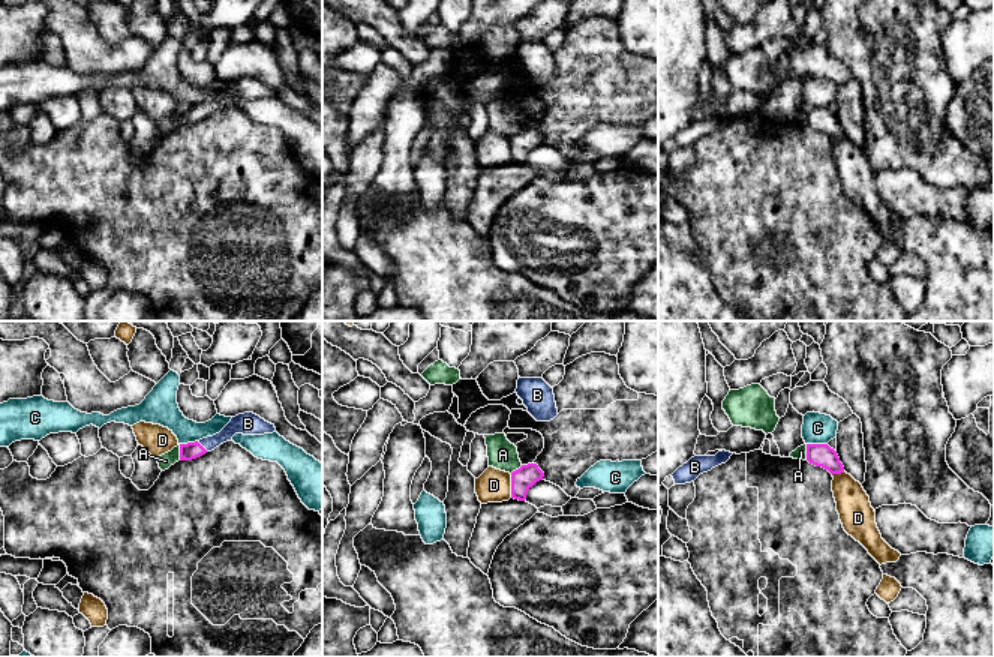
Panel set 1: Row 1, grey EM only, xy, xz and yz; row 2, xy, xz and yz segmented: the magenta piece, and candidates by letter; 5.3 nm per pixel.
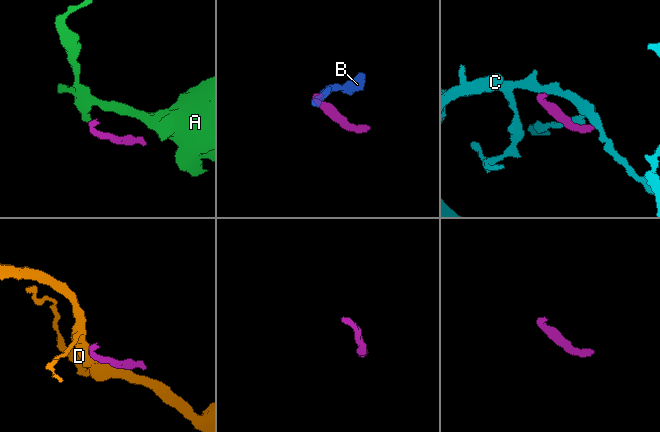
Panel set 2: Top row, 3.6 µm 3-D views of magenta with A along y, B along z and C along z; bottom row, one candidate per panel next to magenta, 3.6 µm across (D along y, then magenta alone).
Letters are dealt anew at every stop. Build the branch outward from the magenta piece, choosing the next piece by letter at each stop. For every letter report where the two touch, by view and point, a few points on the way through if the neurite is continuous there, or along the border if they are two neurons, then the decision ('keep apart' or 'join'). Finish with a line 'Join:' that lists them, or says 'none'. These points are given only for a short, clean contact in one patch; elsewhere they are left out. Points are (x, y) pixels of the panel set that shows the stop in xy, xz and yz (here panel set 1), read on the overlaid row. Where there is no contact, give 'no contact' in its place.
A: contact xy (180, 452); border xy (179, 444), (180, 459); keep apart
B: contact xy (201, 446); way xy (191, 450), (201, 446), (221, 438), (242, 423); join
C: contact yz (817, 444); keep apart
D: contact xz (511, 486); keep apart
Join: B

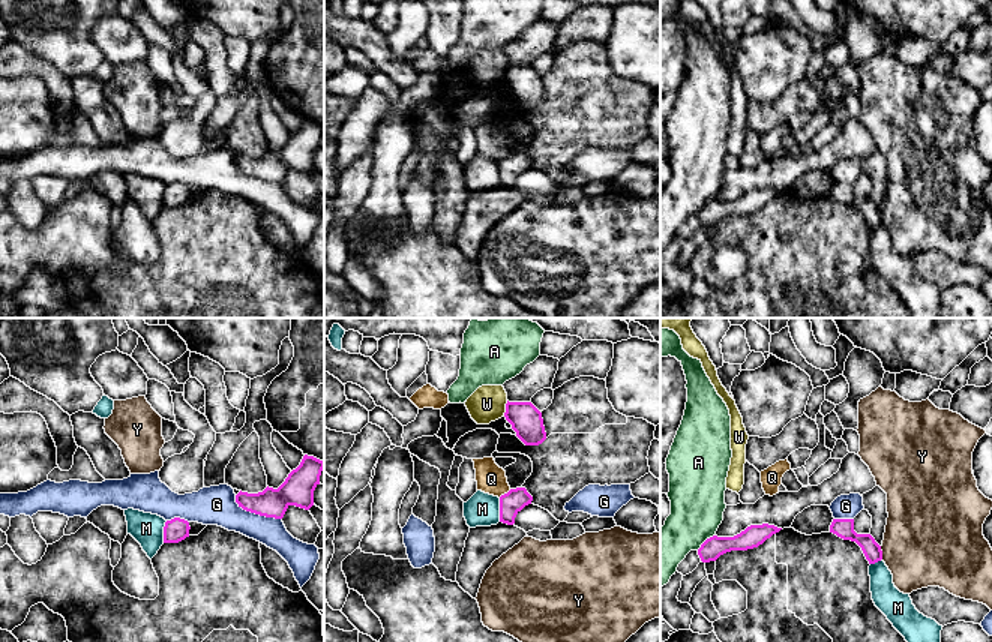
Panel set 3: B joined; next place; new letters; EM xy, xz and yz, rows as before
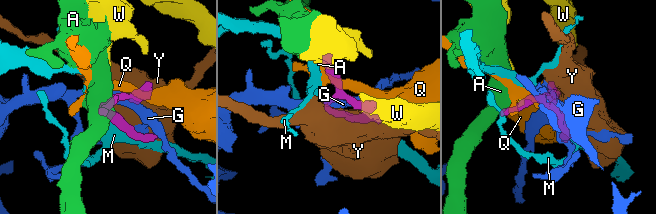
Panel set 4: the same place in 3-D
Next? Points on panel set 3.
A: contact yz (706, 540); border yz (715, 534), (697, 549); keep apart
G: contact xy (255, 513); border xy (234, 495), (234, 500), (243, 509), (281, 519); keep apart
M: contact xz (500, 510); keep apart
Q: contact xz (505, 494); border xz (511, 489), (499, 497); keep apart
W: contact xz (506, 408); border xz (508, 401), (503, 416); keep apart
Y: contact yz (881, 552); keep apart
Join: none

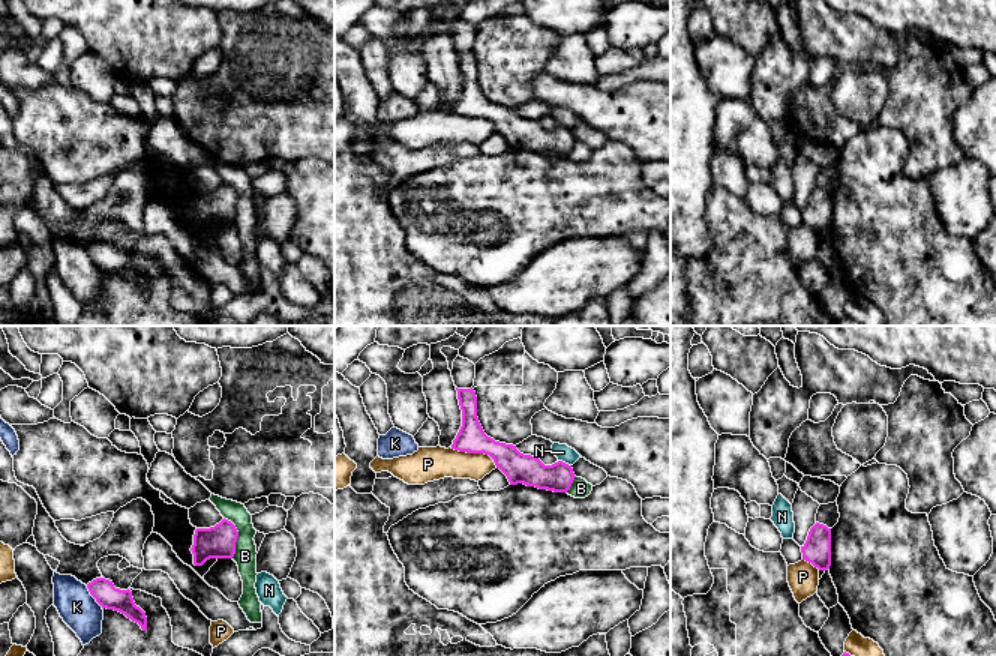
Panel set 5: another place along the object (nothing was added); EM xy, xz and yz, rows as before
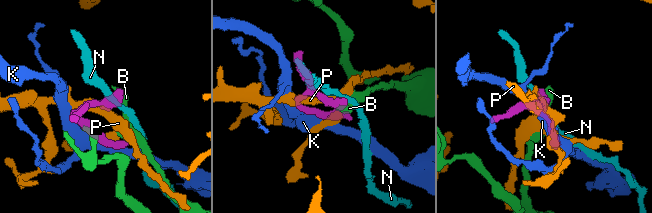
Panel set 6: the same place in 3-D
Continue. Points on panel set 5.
B: contact xy (237, 535); border xy (224, 517), (237, 532), (233, 557); keep apart
K: contact xy (92, 595); keep apart
N: contact xz (564, 463); border xz (558, 460), (570, 466); keep apart
P: contact xz (476, 452); border xz (450, 448), (459, 452), (483, 452), (497, 467); keep apart
Join: none

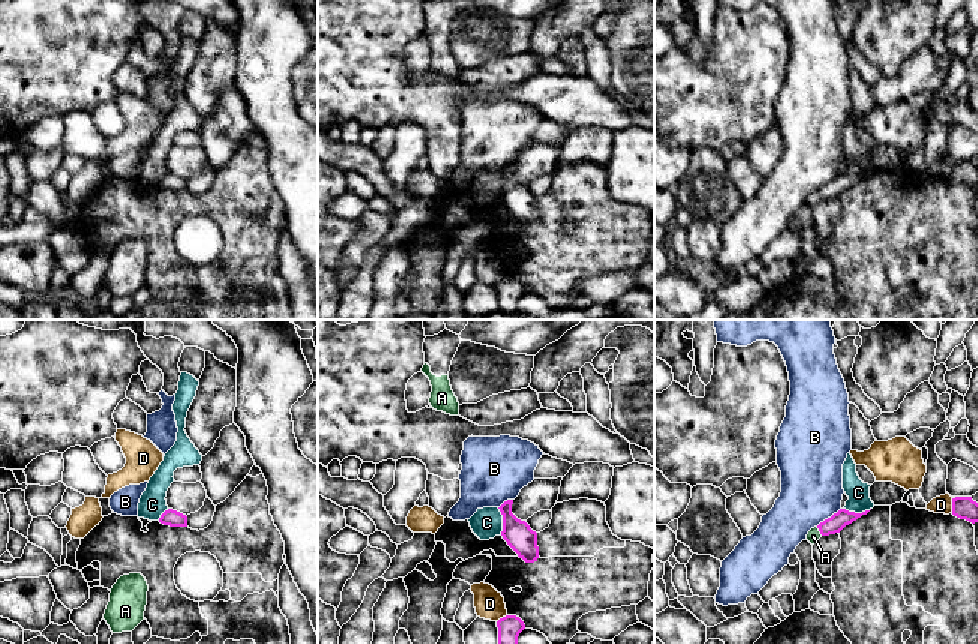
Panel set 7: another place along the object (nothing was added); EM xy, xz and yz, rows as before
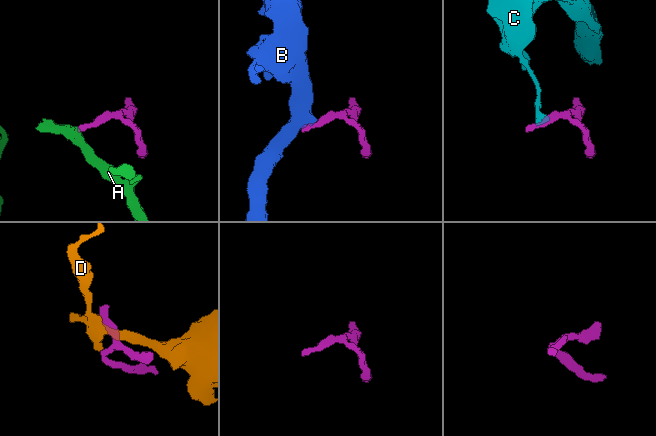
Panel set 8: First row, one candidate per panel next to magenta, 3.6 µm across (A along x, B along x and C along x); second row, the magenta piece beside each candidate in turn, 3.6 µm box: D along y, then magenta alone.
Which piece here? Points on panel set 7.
A: contact yz (819, 530); way yz (834, 524), (819, 530), (813, 536); join
B: contact yz (828, 518); border yz (840, 508), (816, 526); keep apart
C: contact xz (503, 521); border xz (497, 508), (501, 515), (501, 535); keep apart
D: contact yz (953, 506); border yz (951, 499), (953, 512); keep apart
Join: A

